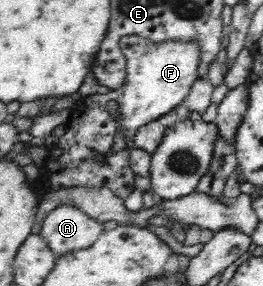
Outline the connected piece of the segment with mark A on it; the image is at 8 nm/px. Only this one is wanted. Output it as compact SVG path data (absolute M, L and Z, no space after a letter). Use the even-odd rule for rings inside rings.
M60 206L45 218L40 232L59 258L69 250L89 246L97 240L103 229L103 222L91 218L82 210Z

